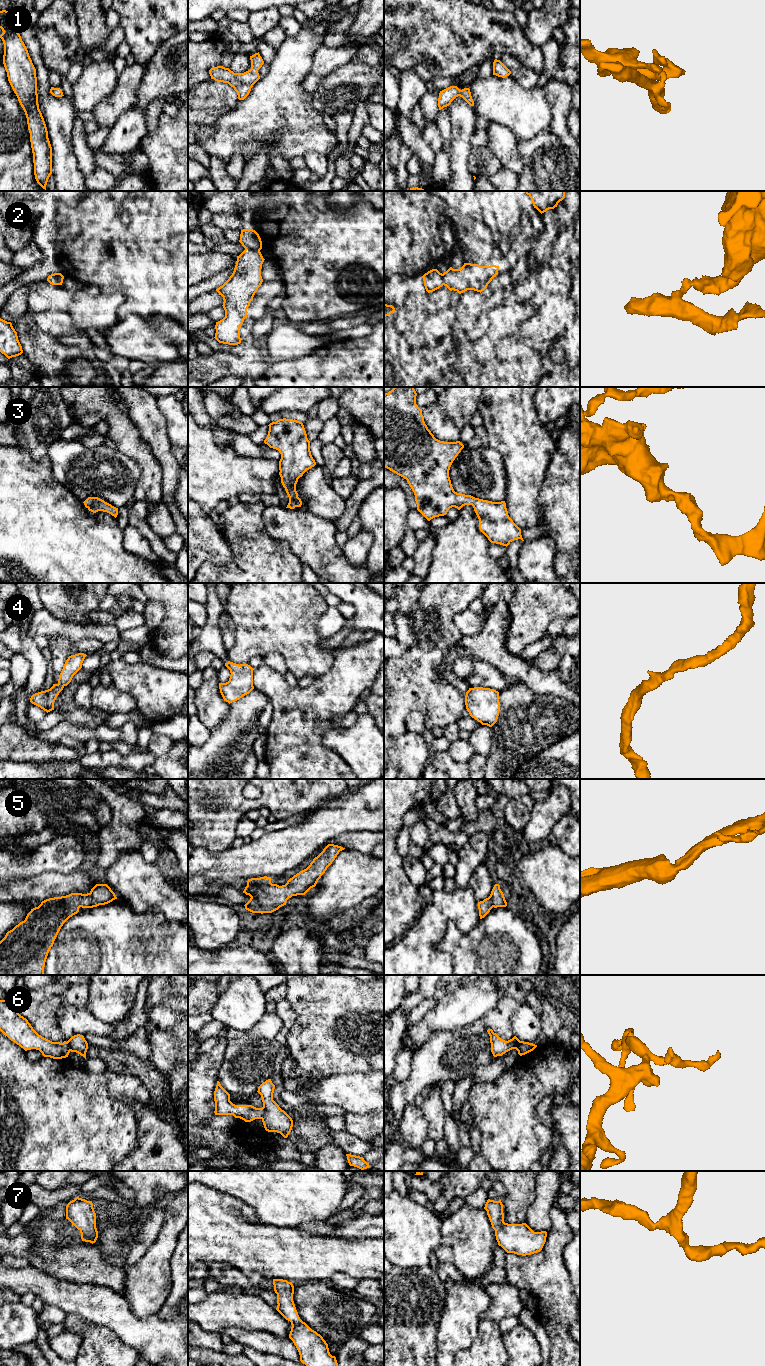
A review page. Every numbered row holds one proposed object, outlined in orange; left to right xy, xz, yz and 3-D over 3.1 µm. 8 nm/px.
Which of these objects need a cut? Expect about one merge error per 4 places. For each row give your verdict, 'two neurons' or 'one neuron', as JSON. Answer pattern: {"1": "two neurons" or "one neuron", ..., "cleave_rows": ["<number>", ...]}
{"1": "one neuron", "2": "two neurons", "3": "one neuron", "4": "one neuron", "5": "one neuron", "6": "two neurons", "7": "one neuron", "cleave_rows": ["2", "6"]}

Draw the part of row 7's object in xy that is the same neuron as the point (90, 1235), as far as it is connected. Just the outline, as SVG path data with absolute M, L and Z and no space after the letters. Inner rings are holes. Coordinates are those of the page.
M79 1197L70 1201L66 1206L66 1219L80 1231L82 1241L92 1244L96 1242L98 1231L92 1201Z

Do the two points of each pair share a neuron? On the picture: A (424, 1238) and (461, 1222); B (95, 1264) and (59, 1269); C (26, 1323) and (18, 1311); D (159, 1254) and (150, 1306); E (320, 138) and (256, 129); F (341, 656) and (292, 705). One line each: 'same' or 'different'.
A: different
B: same
C: same
D: same
E: same
F: same

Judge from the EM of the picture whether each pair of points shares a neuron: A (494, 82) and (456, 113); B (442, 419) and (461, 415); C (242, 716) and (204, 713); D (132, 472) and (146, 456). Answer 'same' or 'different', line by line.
A: different
B: different
C: different
D: different

